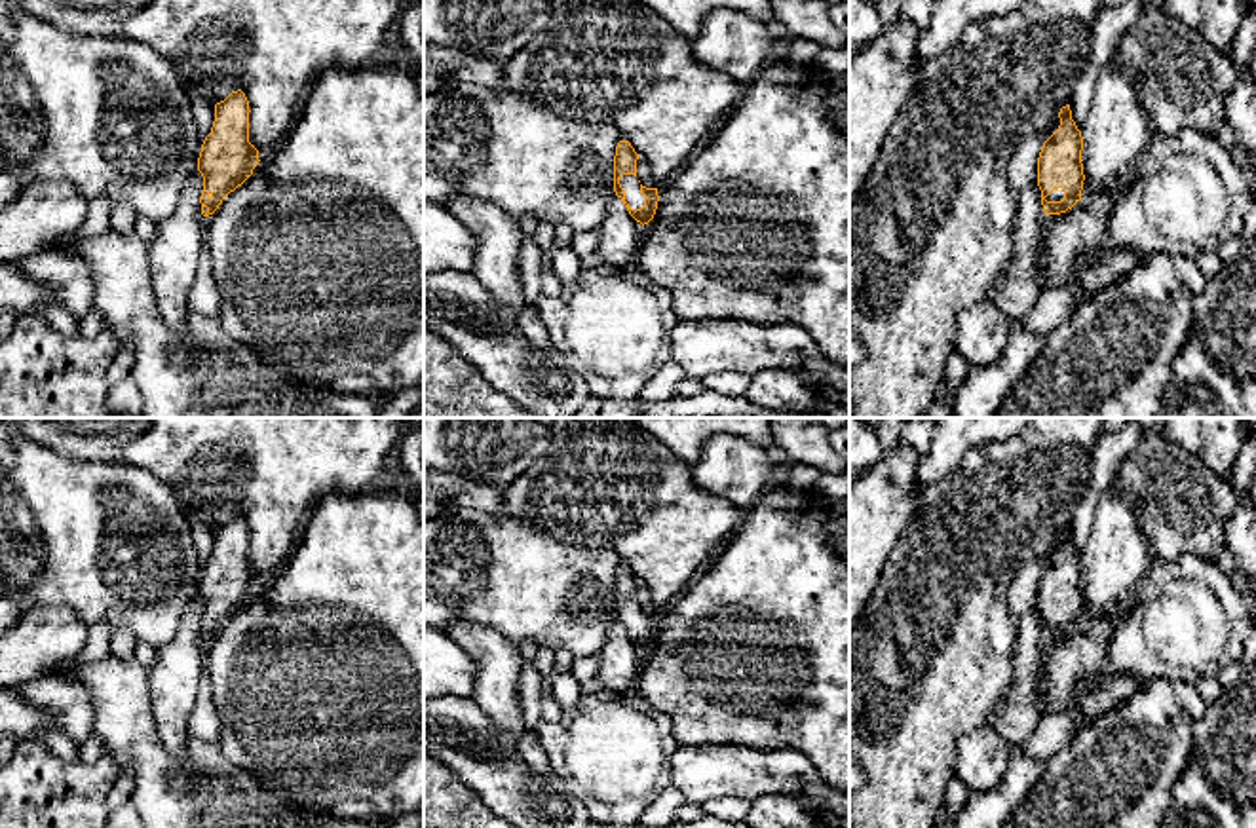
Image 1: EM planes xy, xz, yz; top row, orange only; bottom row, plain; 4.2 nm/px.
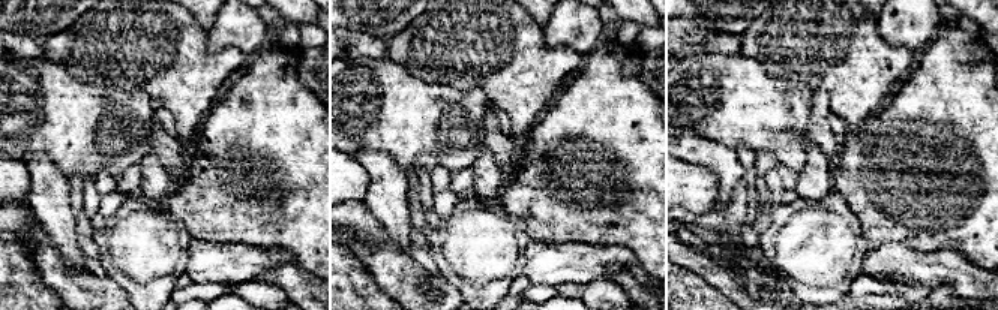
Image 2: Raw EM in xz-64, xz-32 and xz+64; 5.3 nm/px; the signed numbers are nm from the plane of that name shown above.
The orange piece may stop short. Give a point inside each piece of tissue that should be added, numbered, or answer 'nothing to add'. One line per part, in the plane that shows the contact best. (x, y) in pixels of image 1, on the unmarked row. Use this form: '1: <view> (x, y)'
1: xz (629, 608)

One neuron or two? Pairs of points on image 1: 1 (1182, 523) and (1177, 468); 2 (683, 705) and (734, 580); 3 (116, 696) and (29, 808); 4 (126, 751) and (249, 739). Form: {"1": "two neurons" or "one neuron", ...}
{"1": "one neuron", "2": "one neuron", "3": "two neurons", "4": "two neurons"}

